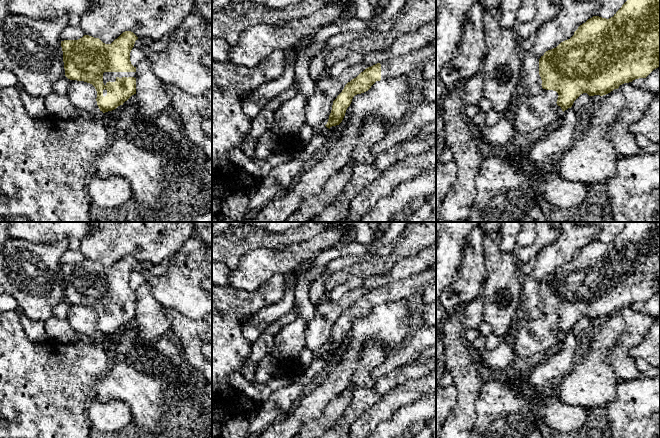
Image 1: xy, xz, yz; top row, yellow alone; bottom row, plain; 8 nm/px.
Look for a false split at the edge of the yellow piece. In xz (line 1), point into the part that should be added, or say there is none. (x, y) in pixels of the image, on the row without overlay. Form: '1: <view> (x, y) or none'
1: none

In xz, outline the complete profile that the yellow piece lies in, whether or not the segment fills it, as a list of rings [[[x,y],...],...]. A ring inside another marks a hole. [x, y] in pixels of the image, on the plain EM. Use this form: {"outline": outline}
{"outline": [[[377,287],[371,291],[366,292],[356,302],[348,306],[342,316],[333,325],[332,334],[329,339],[327,352],[339,349],[350,330],[355,319],[368,315],[371,310],[381,304],[381,288]]]}

